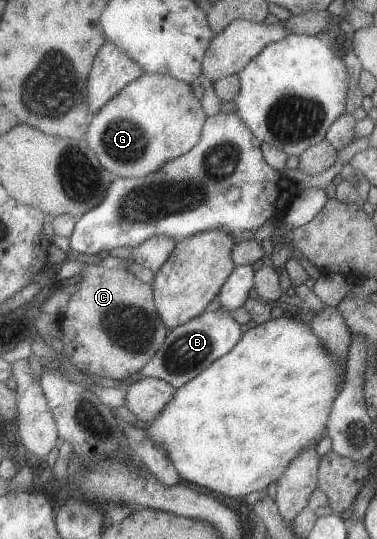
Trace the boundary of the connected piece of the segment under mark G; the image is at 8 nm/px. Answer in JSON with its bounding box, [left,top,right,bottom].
[83,72,206,178]

